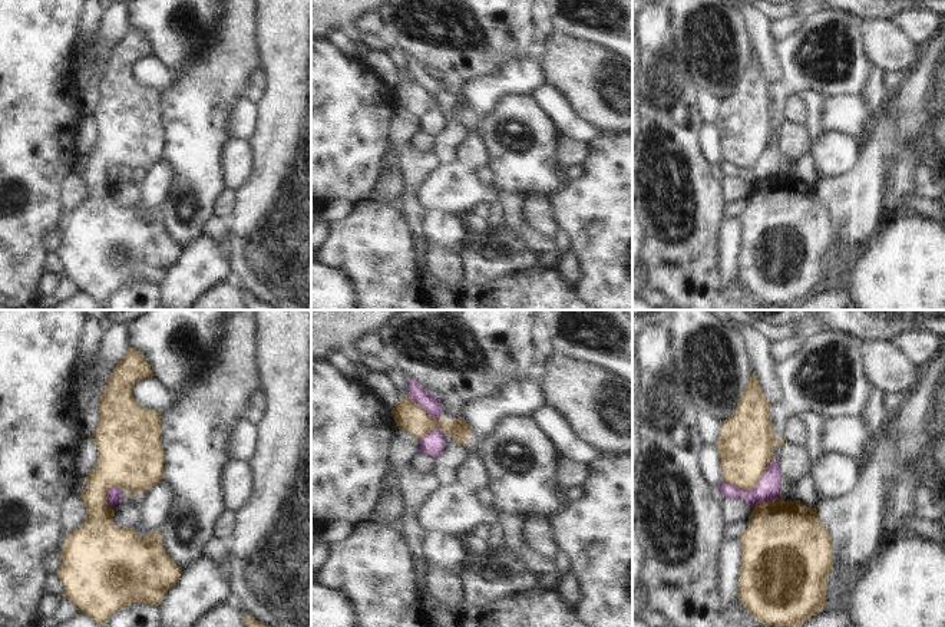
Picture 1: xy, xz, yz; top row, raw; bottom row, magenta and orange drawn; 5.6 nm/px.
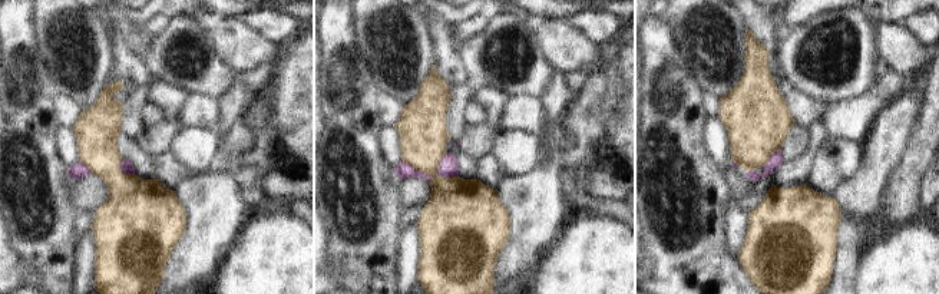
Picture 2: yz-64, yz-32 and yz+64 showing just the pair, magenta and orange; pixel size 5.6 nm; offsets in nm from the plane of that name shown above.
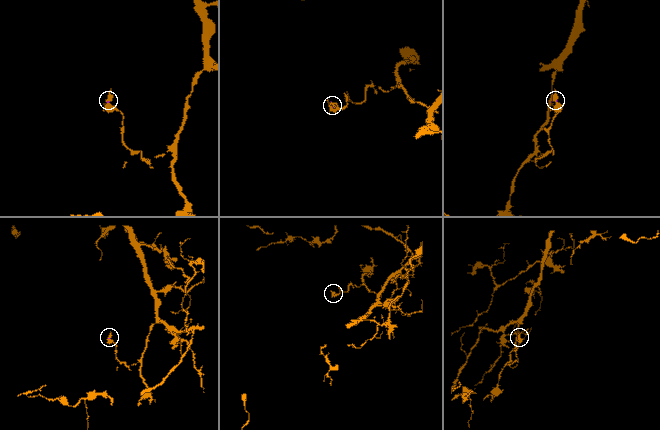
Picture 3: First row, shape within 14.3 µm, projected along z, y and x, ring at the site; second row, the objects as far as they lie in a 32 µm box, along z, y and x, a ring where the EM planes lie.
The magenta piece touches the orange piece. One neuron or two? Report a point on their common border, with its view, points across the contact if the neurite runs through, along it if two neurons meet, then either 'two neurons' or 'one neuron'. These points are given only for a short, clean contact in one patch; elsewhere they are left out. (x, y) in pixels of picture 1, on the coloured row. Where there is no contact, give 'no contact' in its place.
contact yz (754, 487); border yz (776, 456), (753, 487), (736, 488), (724, 482); two neurons

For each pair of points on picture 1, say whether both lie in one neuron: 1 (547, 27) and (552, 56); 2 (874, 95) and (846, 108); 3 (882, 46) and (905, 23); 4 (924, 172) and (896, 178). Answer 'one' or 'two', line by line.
1: two
2: two
3: two
4: two

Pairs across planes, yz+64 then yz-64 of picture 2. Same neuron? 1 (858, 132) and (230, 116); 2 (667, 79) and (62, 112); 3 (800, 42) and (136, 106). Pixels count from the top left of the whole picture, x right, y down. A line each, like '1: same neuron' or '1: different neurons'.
1: different neurons
2: different neurons
3: same neuron

